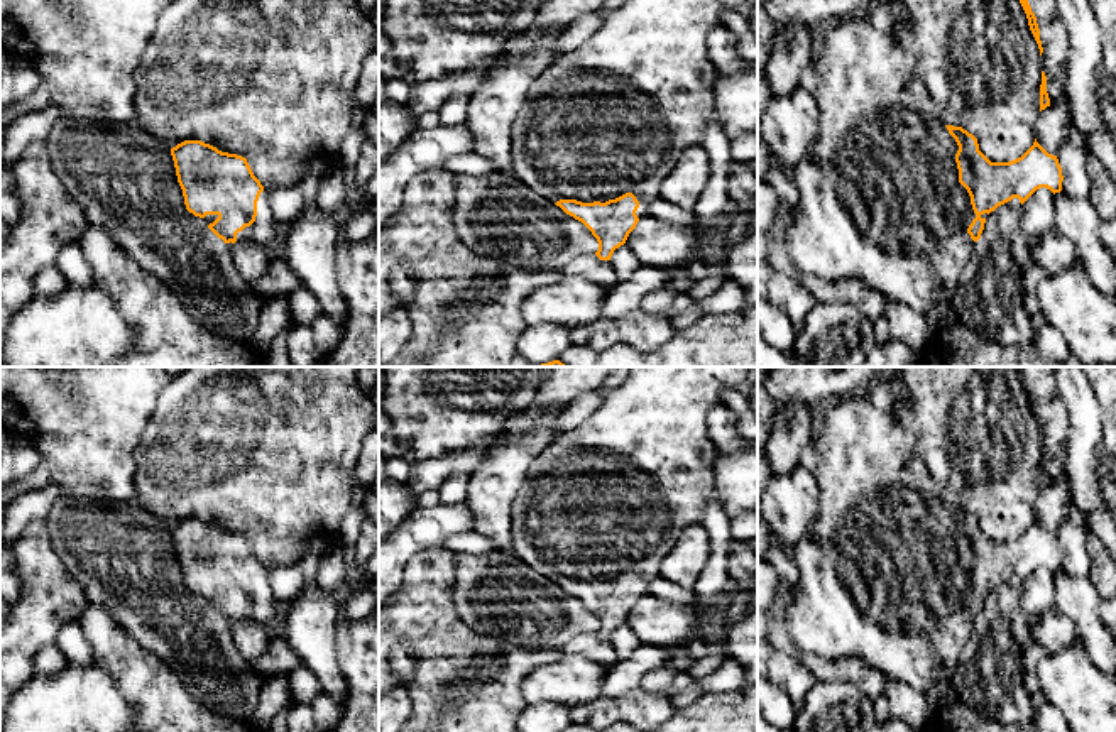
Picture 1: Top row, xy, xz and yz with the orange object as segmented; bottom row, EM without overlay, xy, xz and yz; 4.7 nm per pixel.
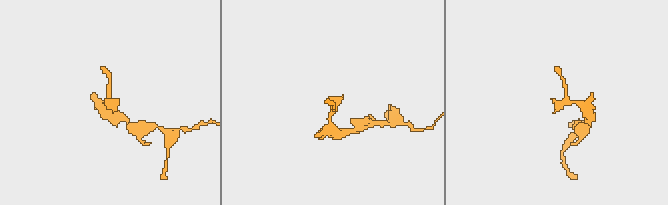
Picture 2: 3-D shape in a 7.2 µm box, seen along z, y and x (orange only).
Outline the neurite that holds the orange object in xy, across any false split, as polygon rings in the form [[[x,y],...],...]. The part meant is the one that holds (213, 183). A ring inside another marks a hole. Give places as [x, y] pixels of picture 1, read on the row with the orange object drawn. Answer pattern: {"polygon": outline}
{"polygon": [[[184,140],[171,156],[186,210],[203,218],[230,250],[252,242],[271,255],[281,252],[282,227],[245,157],[201,140]]]}

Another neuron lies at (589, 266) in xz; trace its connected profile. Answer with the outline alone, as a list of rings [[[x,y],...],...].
[[[583,254],[572,259],[565,265],[563,274],[583,277],[585,281],[600,284],[607,289],[619,282],[610,260],[600,260],[595,254]]]

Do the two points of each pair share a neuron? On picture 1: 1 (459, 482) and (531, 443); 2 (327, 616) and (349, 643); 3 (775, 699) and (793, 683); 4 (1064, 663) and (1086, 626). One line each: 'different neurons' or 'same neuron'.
1: different neurons
2: different neurons
3: different neurons
4: different neurons

